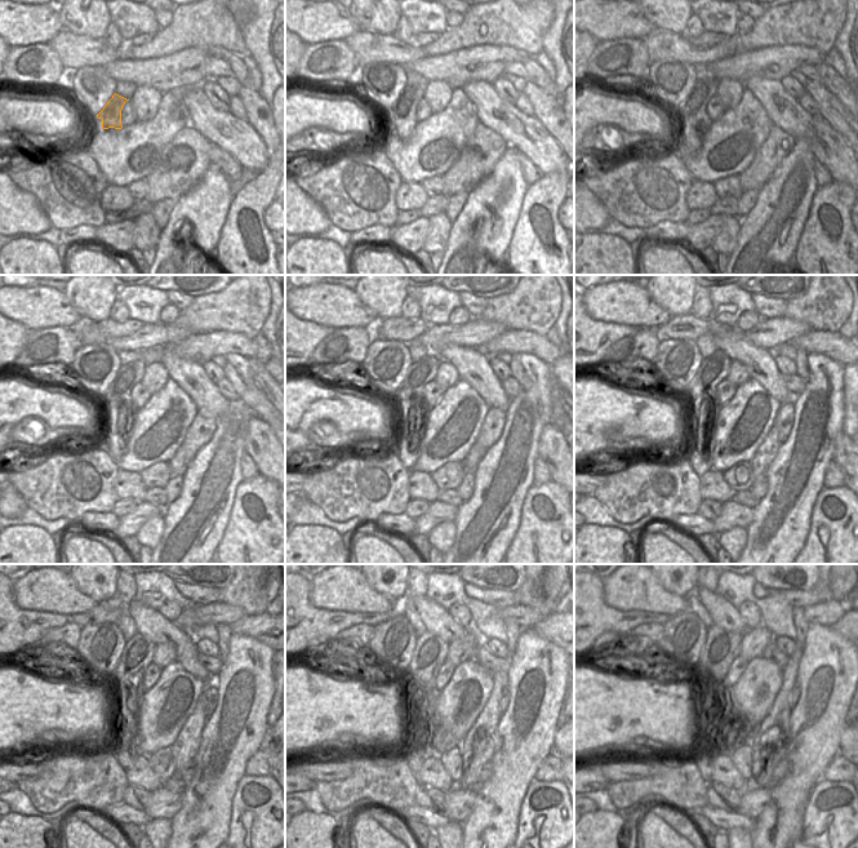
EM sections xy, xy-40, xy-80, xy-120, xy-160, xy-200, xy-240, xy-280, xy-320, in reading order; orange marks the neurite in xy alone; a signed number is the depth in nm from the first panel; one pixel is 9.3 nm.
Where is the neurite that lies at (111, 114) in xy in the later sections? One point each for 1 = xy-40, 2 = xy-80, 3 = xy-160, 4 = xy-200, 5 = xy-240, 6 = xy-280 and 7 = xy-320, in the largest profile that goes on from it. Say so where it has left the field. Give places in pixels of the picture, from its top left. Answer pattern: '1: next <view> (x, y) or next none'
1: next xy-40 (403, 118)
2: next xy-80 (692, 112)
3: next xy-160 (425, 371)
4: next xy-200 (714, 369)
5: next xy-240 (137, 656)
6: next xy-280 (430, 653)
7: next xy-320 (721, 648)

